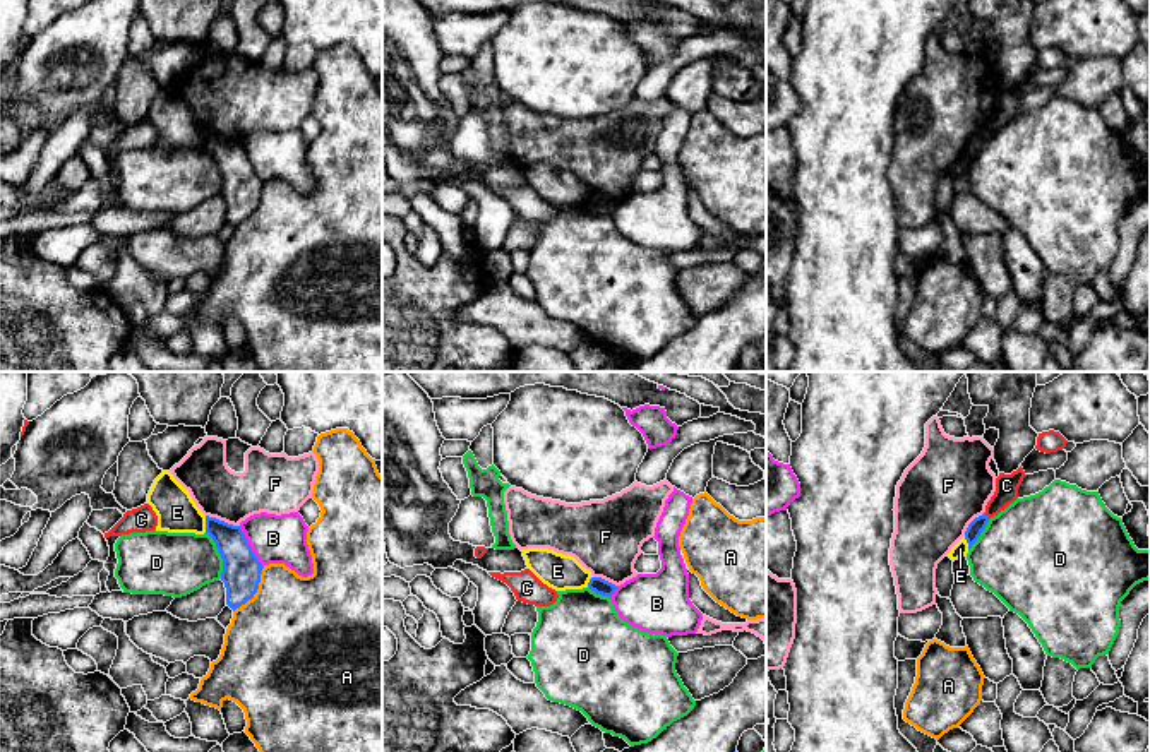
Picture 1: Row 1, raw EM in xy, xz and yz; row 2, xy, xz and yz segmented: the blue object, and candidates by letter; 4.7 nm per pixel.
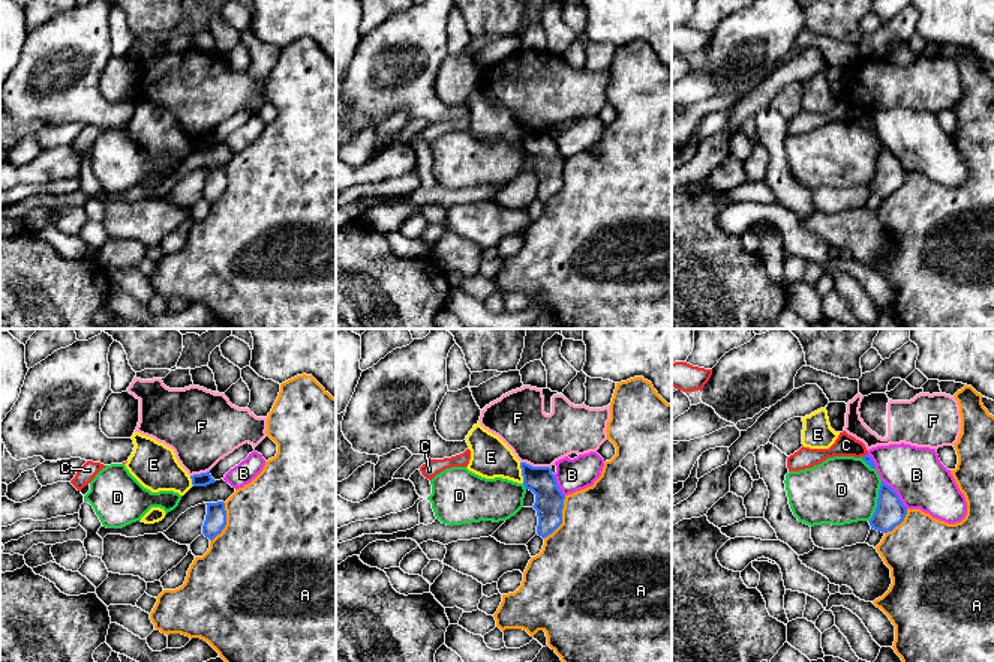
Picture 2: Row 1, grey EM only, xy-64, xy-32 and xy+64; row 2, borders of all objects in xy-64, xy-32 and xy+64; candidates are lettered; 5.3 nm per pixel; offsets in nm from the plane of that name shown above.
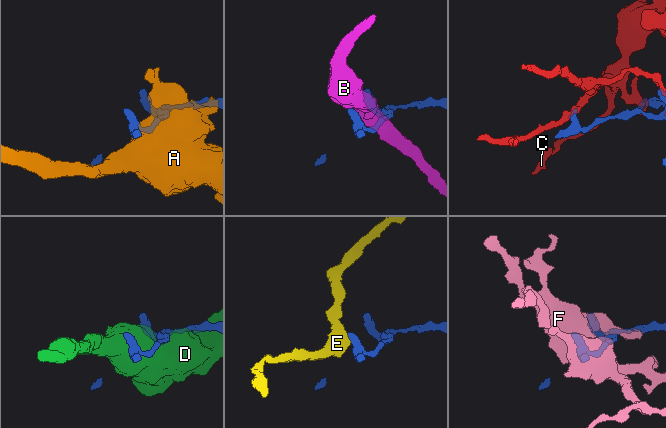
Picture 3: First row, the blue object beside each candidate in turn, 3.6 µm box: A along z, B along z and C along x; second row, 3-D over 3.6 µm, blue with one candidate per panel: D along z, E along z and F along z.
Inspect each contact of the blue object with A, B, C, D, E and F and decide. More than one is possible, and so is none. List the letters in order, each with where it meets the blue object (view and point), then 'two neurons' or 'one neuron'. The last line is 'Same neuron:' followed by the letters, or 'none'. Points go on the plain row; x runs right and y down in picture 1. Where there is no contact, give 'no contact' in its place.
A: meets blue in xy at (256, 208); two neurons
B: meets blue in xy at (249, 163); two neurons
C: meets blue in yz at (986, 132); two neurons
D: meets blue in xy at (220, 170); two neurons
E: meets blue in xy at (206, 141); two neurons
F: meets blue in xy at (223, 137); two neurons
Same neuron: none

